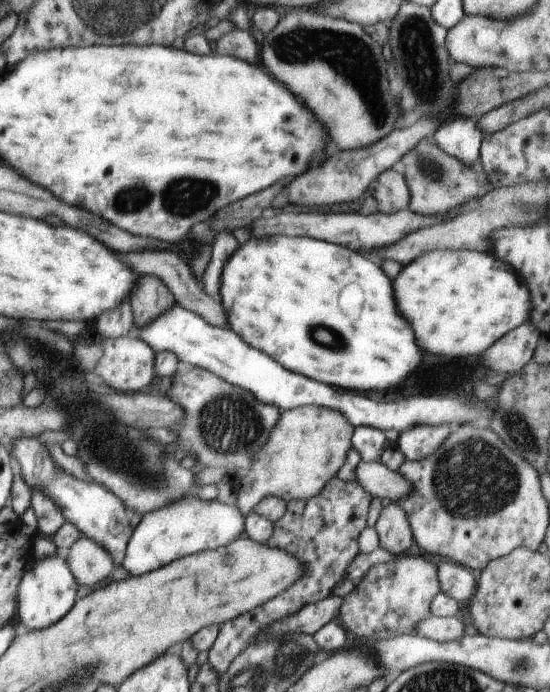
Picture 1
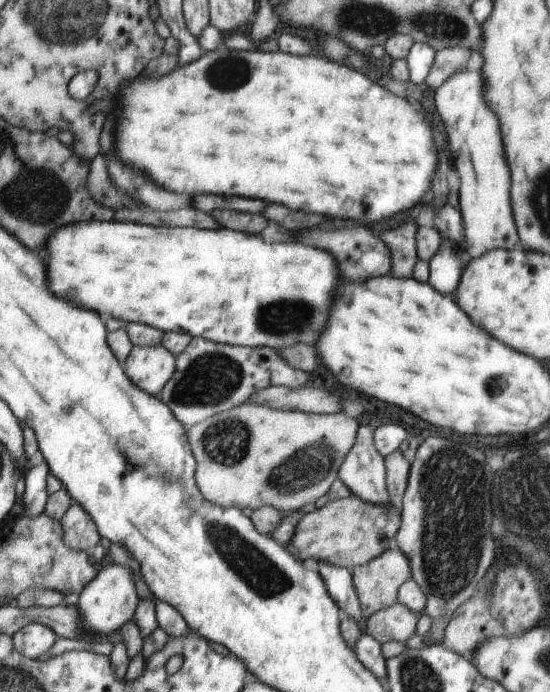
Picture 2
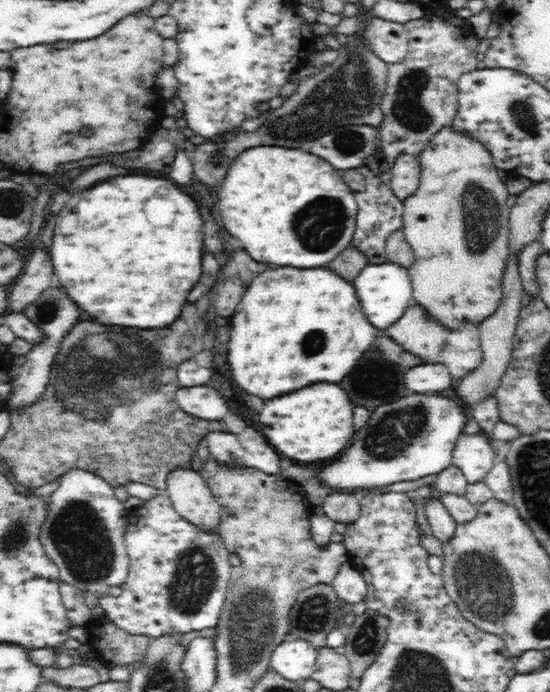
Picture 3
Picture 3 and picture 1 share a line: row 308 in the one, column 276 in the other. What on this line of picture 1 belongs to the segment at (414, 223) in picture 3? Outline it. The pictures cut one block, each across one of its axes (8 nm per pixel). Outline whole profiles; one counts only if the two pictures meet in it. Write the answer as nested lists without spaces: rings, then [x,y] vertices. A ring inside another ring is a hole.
[[[306,405],[281,411],[269,436],[276,440],[270,440],[262,448],[264,456],[258,456],[258,460],[253,459],[256,461],[256,480],[260,484],[248,490],[242,506],[238,504],[242,517],[245,519],[258,501],[268,495],[283,498],[286,502],[316,496],[336,476],[345,461],[347,452],[352,447],[351,436],[354,429],[344,415],[328,407]]]

